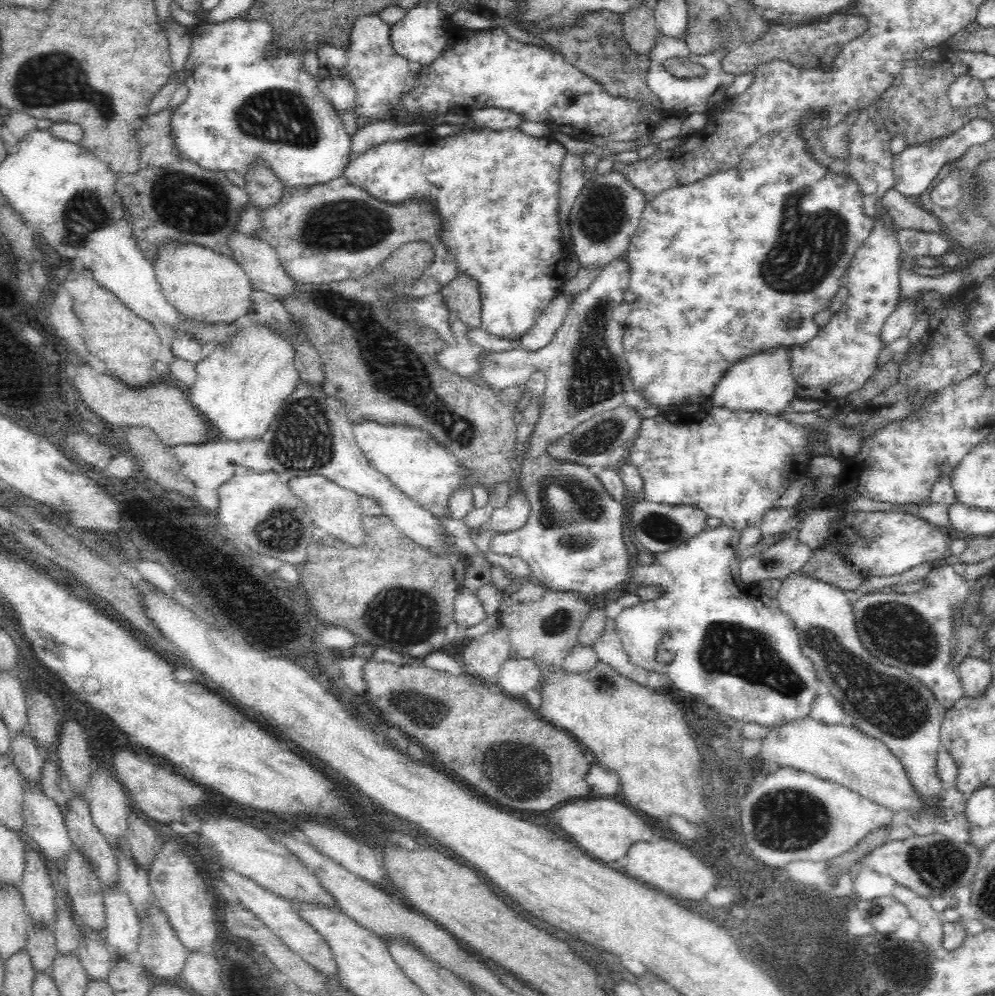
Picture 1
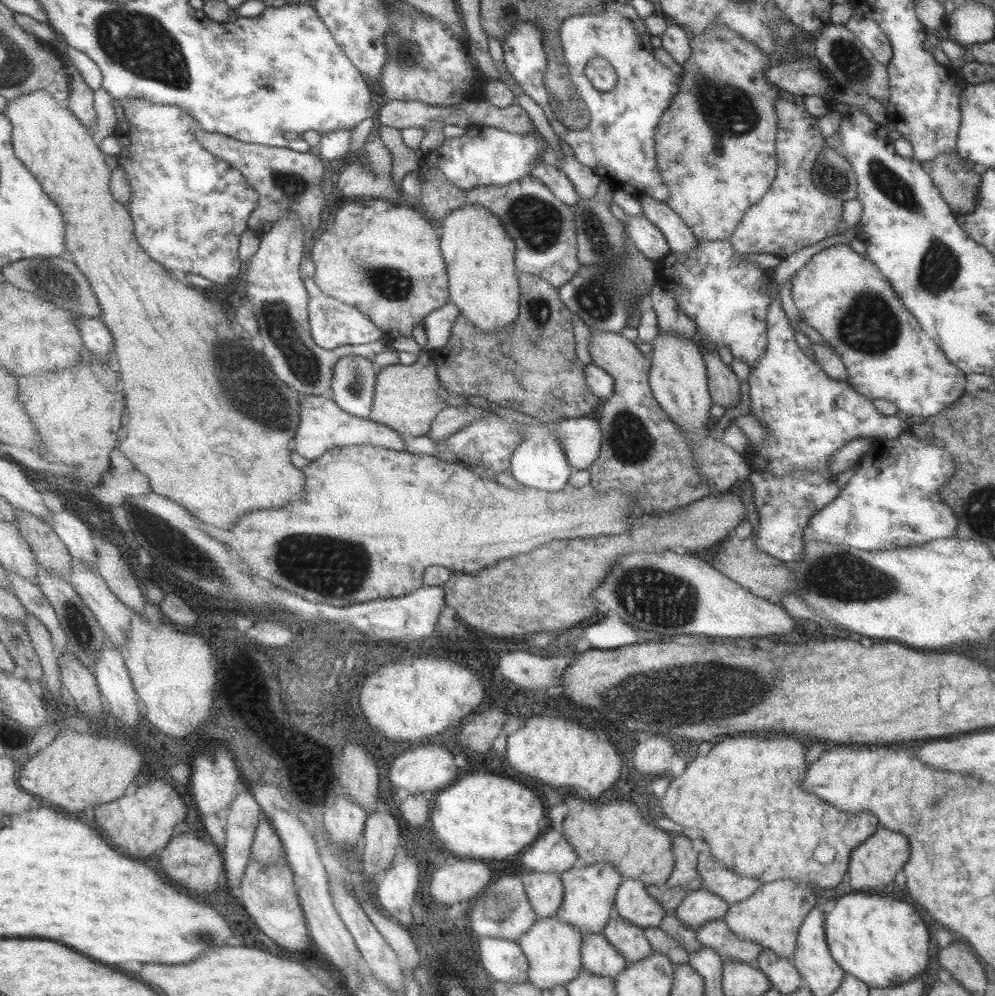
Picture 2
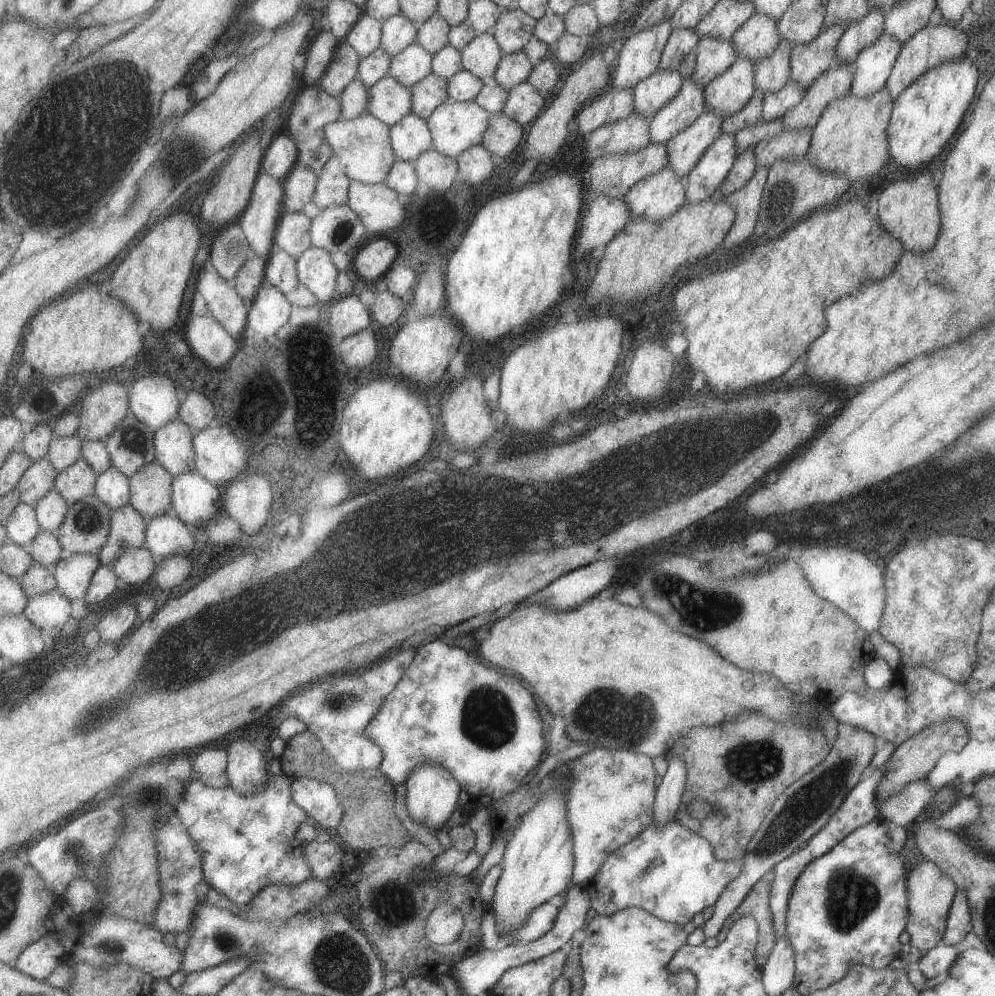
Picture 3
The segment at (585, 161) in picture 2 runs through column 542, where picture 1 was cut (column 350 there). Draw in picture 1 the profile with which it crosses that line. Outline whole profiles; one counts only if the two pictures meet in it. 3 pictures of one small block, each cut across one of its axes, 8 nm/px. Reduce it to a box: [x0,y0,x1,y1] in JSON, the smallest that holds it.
[318,14,412,120]

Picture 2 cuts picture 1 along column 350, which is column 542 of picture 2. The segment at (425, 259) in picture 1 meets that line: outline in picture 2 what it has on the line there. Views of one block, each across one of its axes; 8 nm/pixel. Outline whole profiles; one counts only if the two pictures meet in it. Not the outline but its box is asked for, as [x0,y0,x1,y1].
[431,276,601,424]

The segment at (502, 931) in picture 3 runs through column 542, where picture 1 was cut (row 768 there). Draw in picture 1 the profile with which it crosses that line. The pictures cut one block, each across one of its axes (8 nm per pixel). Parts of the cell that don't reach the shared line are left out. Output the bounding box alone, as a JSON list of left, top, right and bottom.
[758,716,976,834]

